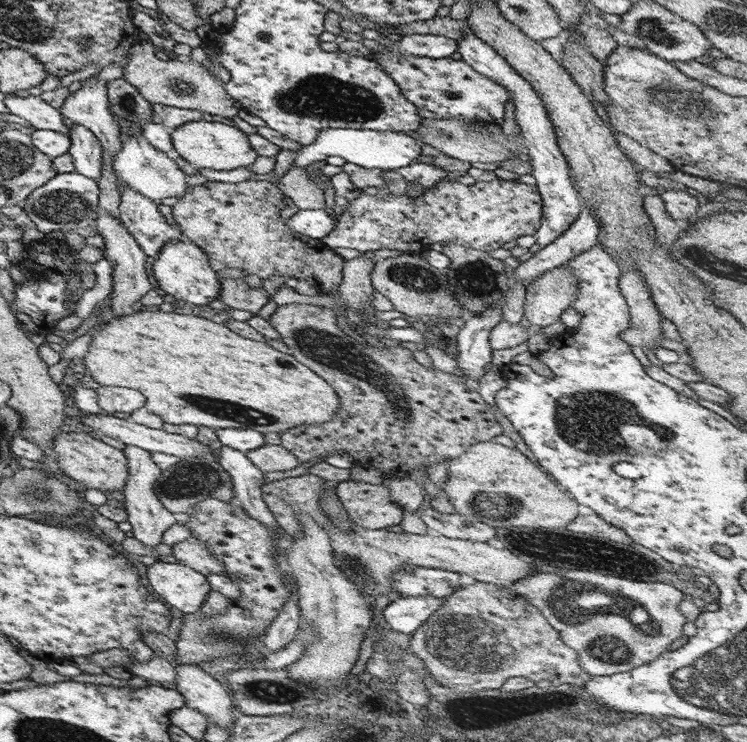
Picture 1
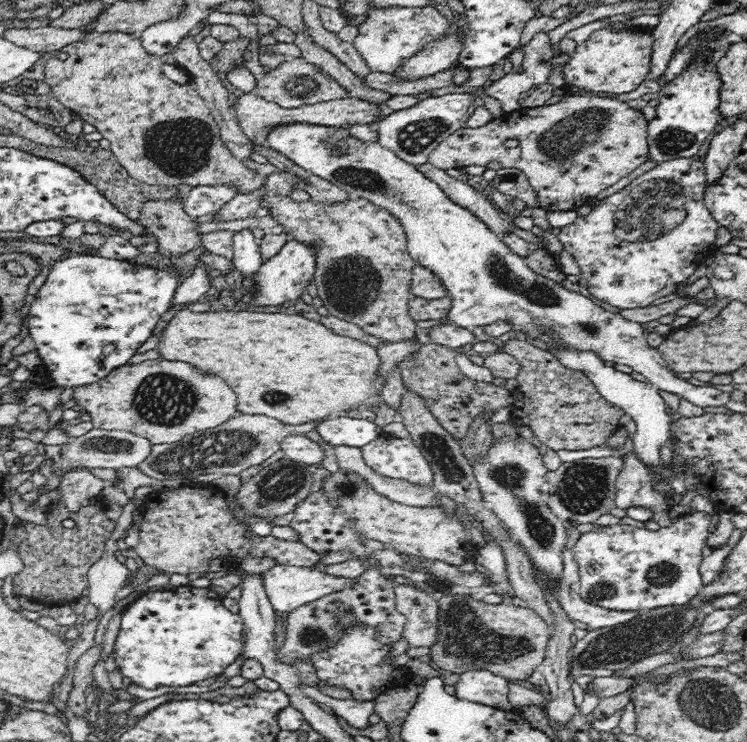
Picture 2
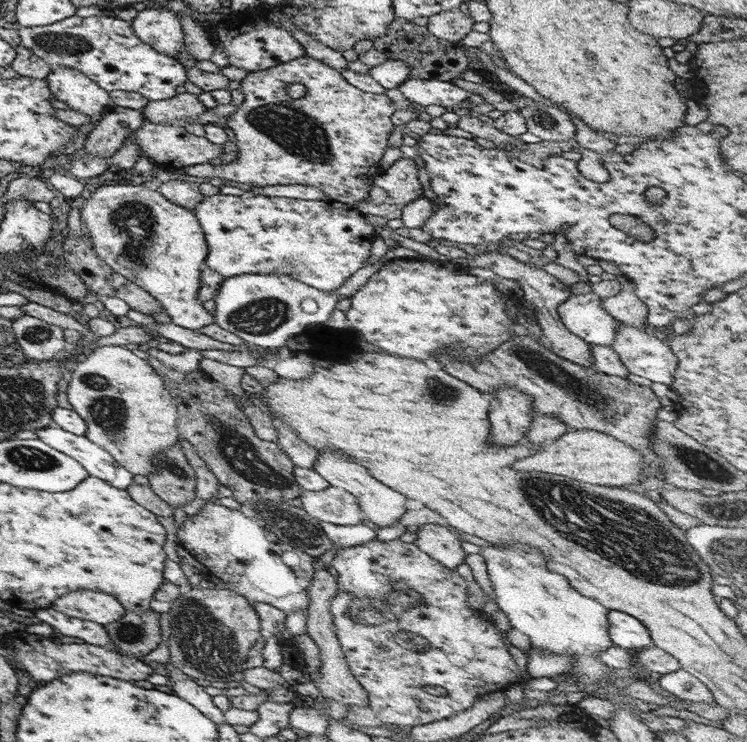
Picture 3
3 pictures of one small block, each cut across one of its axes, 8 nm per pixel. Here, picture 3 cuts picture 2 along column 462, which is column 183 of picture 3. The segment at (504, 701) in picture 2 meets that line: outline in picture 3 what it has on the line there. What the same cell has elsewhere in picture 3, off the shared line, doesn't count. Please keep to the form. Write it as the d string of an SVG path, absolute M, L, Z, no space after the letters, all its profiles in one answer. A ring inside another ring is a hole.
M167 662L165 667L169 672L169 685L176 696L195 706L217 725L227 723L223 711L213 703L213 697L204 691L204 687L192 681L192 678L187 674L180 672L171 662Z

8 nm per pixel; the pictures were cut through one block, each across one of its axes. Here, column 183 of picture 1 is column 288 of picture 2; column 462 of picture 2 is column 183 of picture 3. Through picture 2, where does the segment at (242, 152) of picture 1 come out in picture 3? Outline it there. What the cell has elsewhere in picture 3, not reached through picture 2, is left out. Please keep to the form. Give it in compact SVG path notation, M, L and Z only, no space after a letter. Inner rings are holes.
M127 182L118 185L101 184L90 196L88 200L83 201L81 218L84 230L90 236L98 256L101 256L114 272L124 275L162 304L173 324L194 331L214 324L215 316L208 314L198 301L201 271L205 266L209 246L194 209L188 210L178 206L144 184L130 185Z

